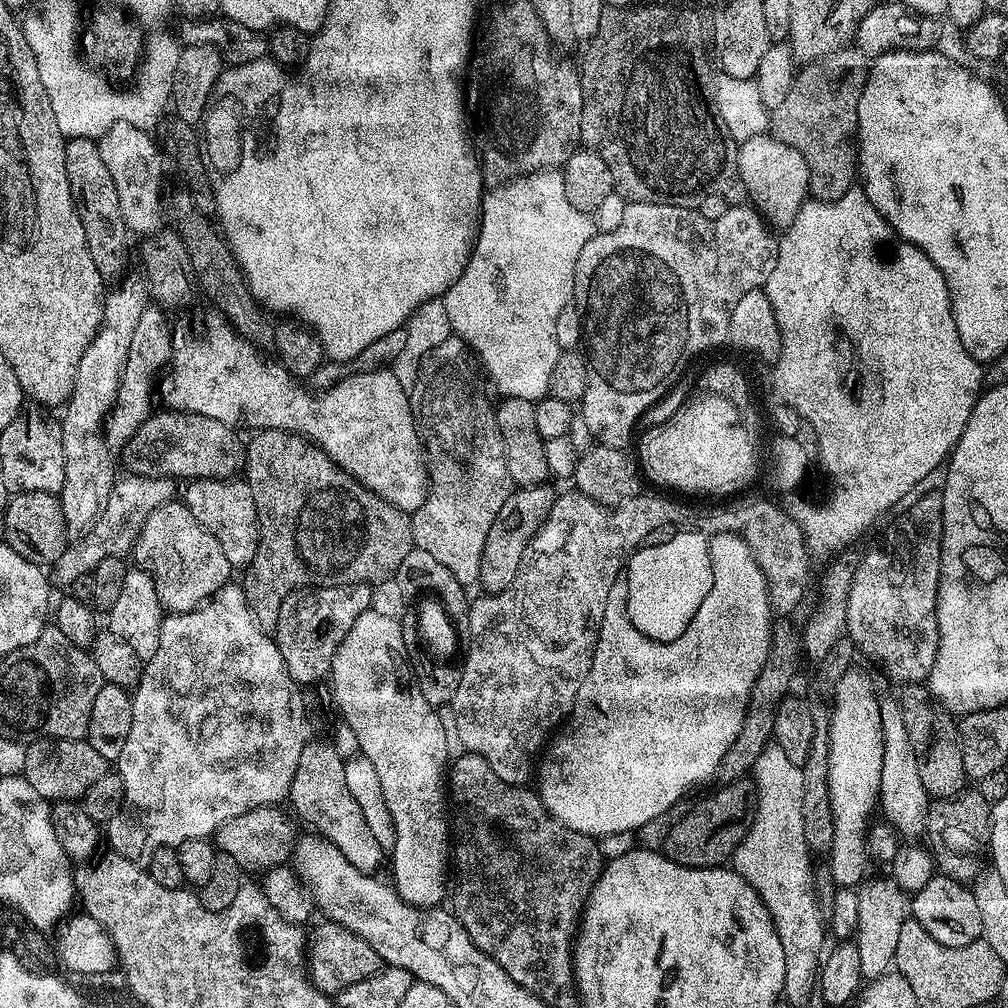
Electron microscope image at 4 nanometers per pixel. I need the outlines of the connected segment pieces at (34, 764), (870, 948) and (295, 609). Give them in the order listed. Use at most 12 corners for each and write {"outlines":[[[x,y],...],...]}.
{"outlines":[[[36,738],[25,780],[79,801],[110,762],[83,740]],[[891,877],[867,879],[856,892],[861,977],[895,963],[908,918],[906,893]],[[367,584],[282,602],[274,639],[292,680],[331,673]]]}

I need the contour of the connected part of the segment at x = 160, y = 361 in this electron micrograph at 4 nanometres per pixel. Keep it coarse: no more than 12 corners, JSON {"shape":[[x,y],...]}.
{"shape":[[149,306],[130,341],[102,433],[109,449],[153,411],[154,377],[172,359],[163,307]]}

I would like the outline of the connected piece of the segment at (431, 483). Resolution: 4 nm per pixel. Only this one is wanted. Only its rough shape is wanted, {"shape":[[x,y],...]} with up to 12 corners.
{"shape":[[455,334],[410,390],[428,469],[412,543],[475,585],[514,491]]}

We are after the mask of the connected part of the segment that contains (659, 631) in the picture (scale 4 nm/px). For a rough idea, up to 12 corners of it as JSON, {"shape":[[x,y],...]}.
{"shape":[[680,532],[626,565],[625,617],[669,644],[710,592],[709,537]]}

